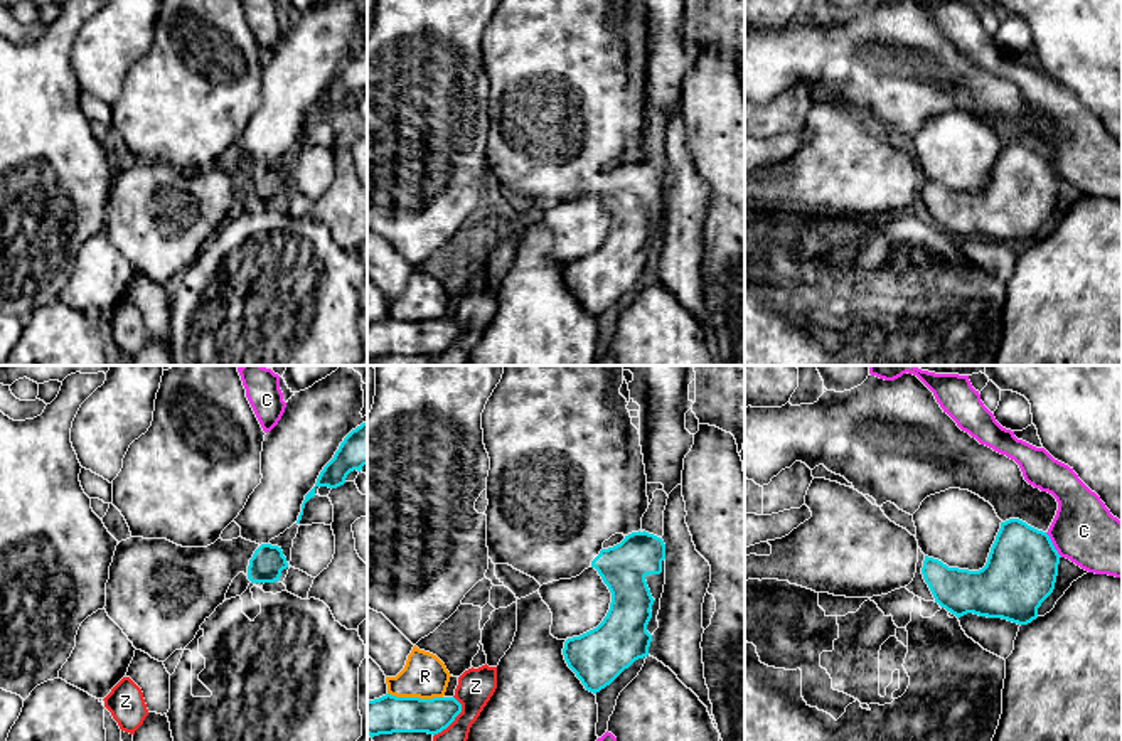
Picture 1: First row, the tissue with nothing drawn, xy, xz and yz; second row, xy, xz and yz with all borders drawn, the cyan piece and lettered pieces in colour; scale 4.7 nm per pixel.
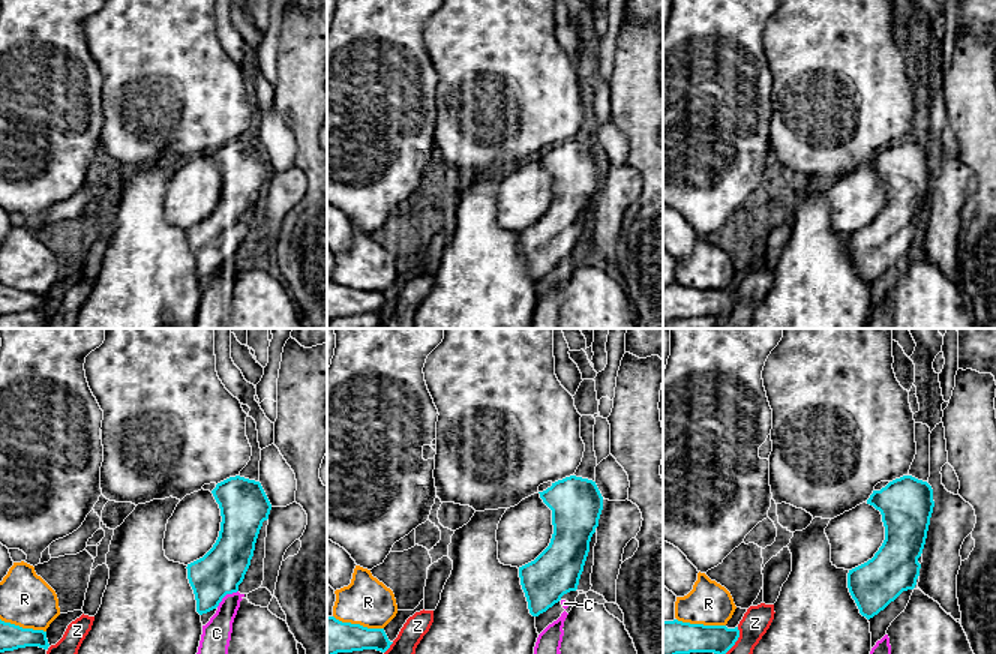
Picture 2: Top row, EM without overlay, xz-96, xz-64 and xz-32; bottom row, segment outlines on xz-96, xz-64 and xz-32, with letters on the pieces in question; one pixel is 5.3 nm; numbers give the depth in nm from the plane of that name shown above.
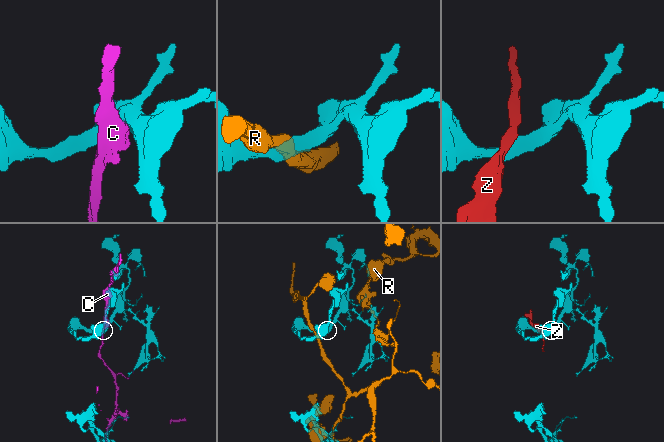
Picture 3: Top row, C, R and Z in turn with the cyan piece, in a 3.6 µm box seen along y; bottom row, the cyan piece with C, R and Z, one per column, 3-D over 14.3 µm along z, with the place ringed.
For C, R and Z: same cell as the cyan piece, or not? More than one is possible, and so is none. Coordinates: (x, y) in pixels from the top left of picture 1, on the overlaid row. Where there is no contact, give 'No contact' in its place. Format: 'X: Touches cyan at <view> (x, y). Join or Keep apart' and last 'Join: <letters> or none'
C: Touches cyan at yz (1052, 544). Keep apart
R: Touches cyan at xz (415, 698). Keep apart
Z: Touches cyan at xz (455, 716). Keep apart
Join: none

